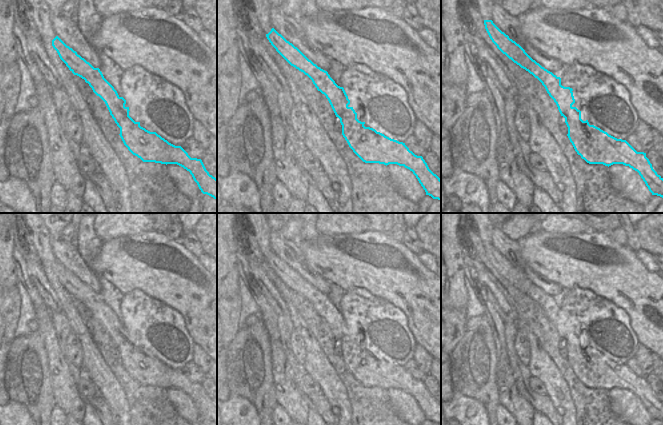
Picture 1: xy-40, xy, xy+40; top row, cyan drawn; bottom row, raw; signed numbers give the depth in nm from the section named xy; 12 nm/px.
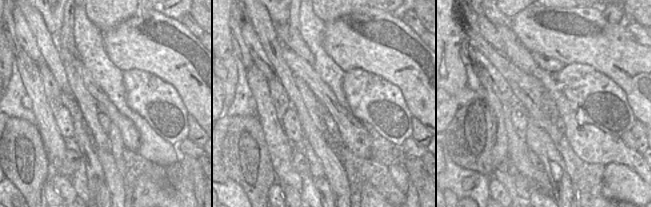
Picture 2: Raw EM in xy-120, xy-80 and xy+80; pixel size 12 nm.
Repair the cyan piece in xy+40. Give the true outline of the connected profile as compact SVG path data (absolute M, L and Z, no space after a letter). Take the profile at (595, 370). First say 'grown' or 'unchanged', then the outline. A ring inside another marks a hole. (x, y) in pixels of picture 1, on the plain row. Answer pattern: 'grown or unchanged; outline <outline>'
unchanged; outline M484 244L484 249L490 263L497 272L514 287L537 302L545 311L549 320L556 327L561 340L565 342L565 347L568 351L567 360L575 375L582 383L589 388L603 388L608 391L613 388L629 390L639 397L652 419L657 419L663 422L663 402L653 393L652 388L646 381L646 377L637 376L626 364L617 363L609 359L600 352L590 349L588 344L583 345L581 343L581 335L572 330L575 327L572 312L562 310L560 301L557 301L533 284L519 268L502 256L492 244Z

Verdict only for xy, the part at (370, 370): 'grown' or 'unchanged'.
unchanged

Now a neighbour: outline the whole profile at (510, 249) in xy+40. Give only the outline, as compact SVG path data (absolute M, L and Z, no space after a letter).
M494 226L492 231L493 247L510 263L519 268L525 276L542 291L557 301L564 297L564 289L557 283L551 282L544 276L535 273L521 256L521 247L515 240L509 239L502 231L501 226Z

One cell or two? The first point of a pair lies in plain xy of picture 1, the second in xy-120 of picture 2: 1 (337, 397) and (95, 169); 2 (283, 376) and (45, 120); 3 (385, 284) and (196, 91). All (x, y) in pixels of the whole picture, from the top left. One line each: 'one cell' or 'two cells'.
1: two cells
2: one cell
3: one cell

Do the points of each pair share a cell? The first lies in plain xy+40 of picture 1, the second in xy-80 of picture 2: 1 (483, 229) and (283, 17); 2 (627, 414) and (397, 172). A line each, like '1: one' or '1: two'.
1: two
2: one

